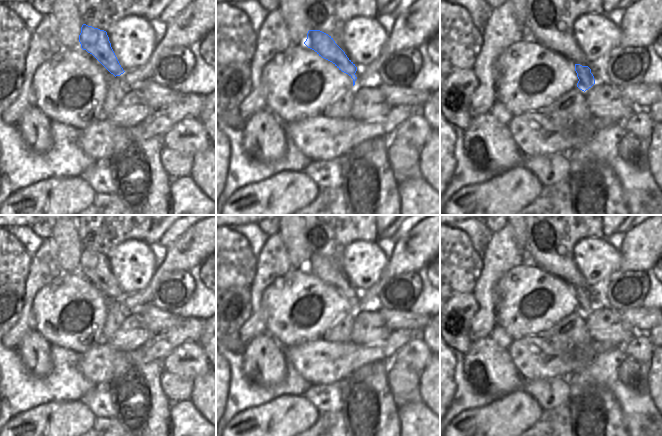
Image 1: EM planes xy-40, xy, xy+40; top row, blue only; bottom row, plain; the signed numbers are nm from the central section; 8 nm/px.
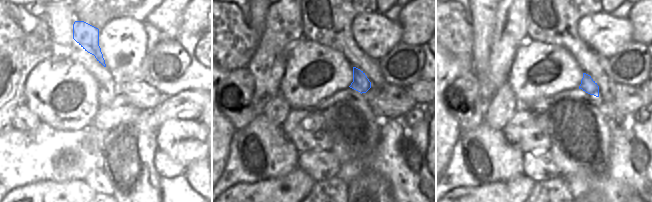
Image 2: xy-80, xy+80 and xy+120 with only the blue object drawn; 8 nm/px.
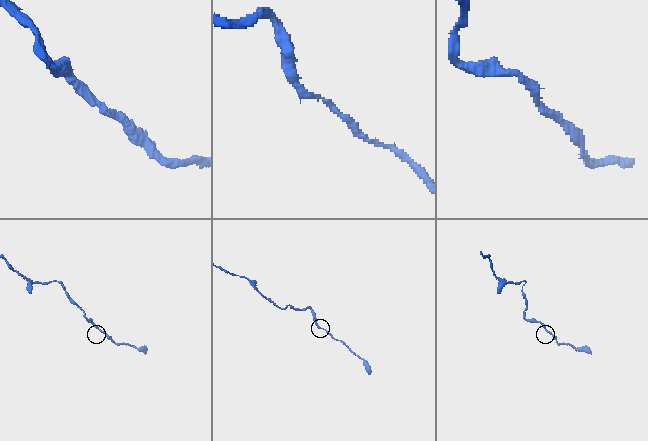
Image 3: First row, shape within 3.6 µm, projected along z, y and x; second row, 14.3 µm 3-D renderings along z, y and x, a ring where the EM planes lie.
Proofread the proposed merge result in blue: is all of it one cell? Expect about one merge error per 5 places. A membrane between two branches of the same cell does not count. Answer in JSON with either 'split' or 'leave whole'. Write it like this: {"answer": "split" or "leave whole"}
{"answer": "leave whole"}

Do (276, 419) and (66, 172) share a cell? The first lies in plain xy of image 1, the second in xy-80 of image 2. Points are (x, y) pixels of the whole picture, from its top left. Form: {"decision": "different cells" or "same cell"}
{"decision": "different cells"}

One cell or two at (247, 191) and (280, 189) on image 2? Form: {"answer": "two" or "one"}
{"answer": "one"}

